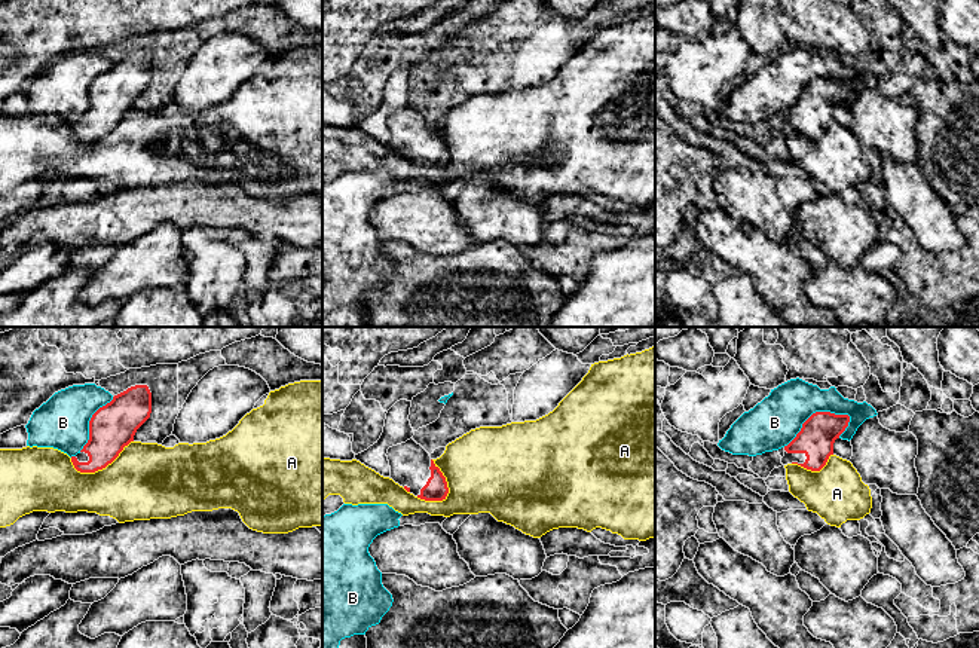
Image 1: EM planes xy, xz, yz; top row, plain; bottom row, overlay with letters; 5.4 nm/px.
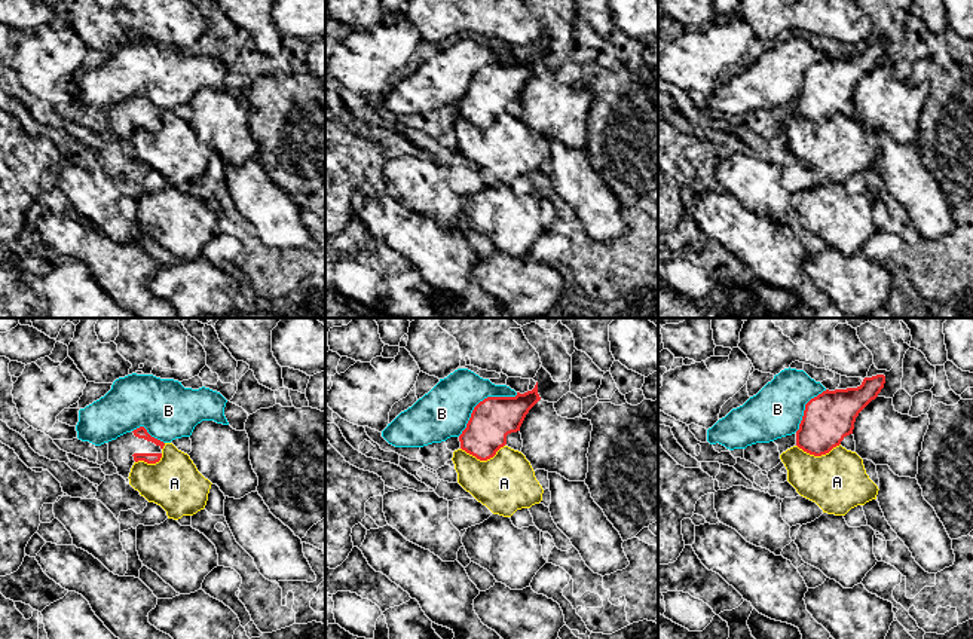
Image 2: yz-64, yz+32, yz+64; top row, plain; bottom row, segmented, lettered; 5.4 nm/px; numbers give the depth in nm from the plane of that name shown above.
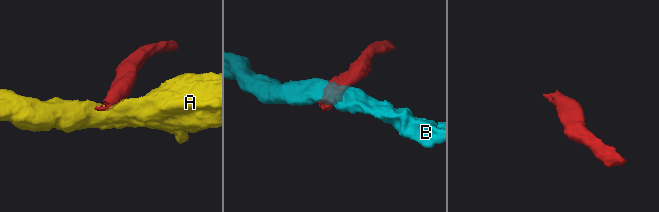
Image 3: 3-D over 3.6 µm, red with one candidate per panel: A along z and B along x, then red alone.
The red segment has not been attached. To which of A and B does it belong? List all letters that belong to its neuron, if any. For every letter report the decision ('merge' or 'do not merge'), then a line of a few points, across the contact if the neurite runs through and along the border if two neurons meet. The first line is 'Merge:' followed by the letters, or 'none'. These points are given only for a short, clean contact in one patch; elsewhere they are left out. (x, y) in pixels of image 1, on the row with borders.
Merge: none
A: do not merge
B: do not merge

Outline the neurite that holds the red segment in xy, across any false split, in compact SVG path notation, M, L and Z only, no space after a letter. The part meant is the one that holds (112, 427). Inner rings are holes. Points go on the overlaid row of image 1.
M135 385L113 397L89 421L89 440L71 456L80 473L95 473L111 464L134 441L137 430L150 418L152 392L147 385Z

